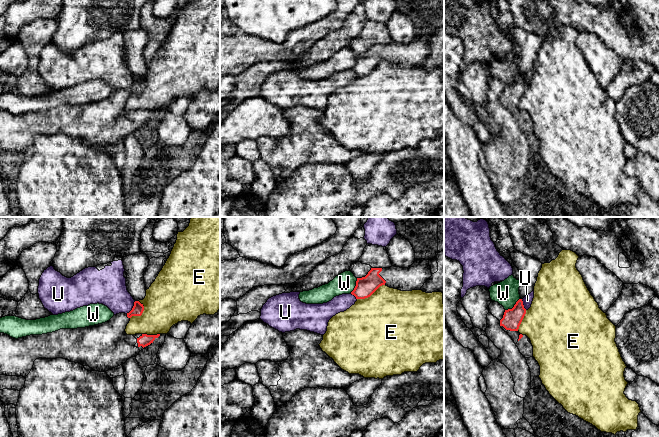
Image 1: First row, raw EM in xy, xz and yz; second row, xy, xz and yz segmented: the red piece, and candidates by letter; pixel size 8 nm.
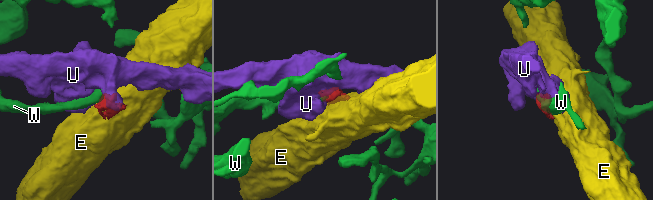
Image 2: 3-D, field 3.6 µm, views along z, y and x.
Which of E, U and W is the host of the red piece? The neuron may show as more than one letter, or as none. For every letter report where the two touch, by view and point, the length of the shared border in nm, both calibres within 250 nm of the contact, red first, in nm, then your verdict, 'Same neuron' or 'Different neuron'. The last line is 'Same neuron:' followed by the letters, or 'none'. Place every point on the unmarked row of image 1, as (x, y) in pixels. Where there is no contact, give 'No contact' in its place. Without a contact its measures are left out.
E: Touches red at xz (370, 71). Shared border 260 nm. Thickness 160 nm (red) against 500 nm. Different neuron
U: Touches red at xy (132, 84). Shared border 130 nm. Thickness 90 nm (red) against 280 nm. Different neuron
W: Touches red at yz (514, 82). Shared border 160 nm. Thickness 160 nm (red) against 200 nm. Different neuron
Same neuron: none

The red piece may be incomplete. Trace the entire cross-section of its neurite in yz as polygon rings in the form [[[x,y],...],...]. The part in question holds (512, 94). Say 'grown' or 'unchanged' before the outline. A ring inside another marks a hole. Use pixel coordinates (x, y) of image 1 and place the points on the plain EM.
grown | [[[519,75],[512,85],[505,86],[500,96],[501,104],[512,114],[520,129],[525,134],[533,133],[533,122],[526,111],[519,109],[519,102],[526,90],[522,75]]]

